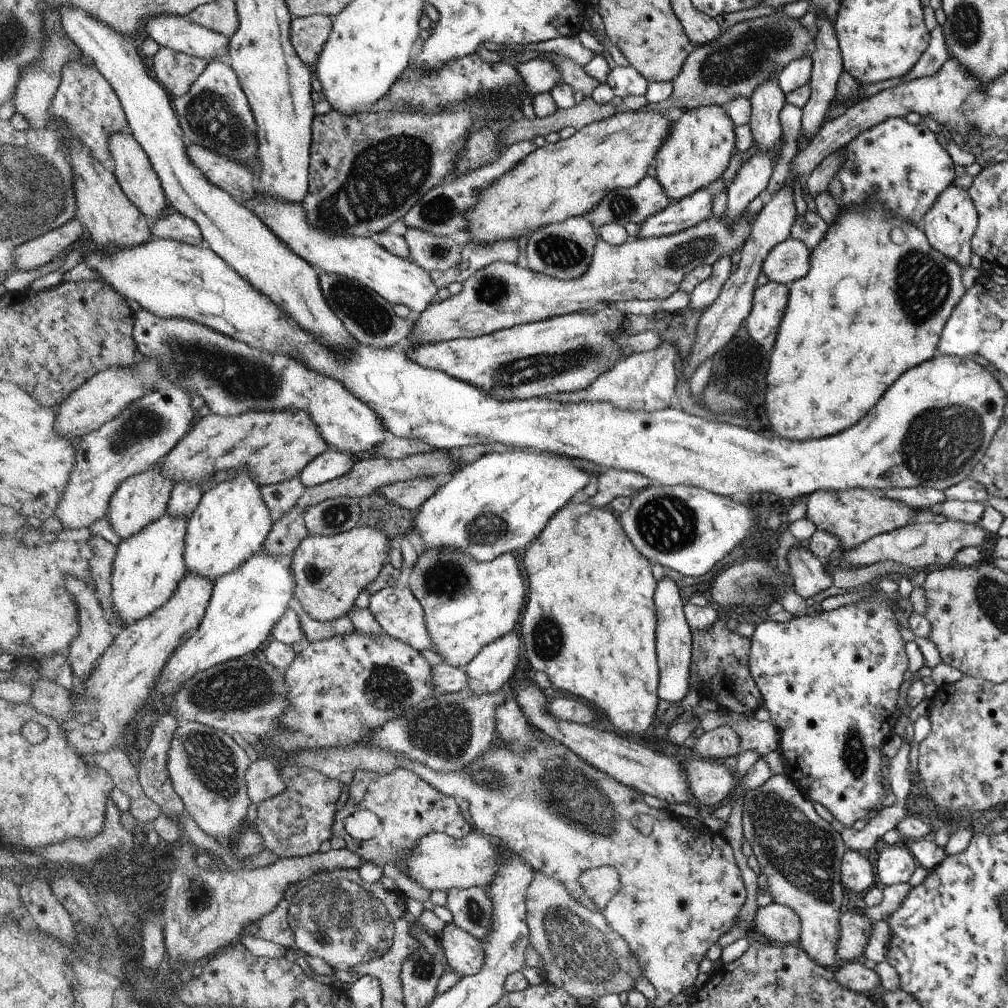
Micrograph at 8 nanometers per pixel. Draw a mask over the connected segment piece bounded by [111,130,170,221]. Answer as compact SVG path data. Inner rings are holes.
M132 130L114 133L111 136L111 151L117 164L115 173L126 194L140 207L140 210L144 211L144 214L147 214L148 218L153 221L161 219L170 202L163 185L163 178L160 178L159 171L155 169L152 159L149 158L148 151Z

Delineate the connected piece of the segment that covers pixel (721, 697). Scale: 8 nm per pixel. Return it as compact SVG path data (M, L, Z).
M727 618L718 620L703 631L692 631L692 664L690 665L690 690L698 688L701 698L709 698L718 704L724 714L754 716L752 712L761 706L759 687L748 672L750 639L726 627Z

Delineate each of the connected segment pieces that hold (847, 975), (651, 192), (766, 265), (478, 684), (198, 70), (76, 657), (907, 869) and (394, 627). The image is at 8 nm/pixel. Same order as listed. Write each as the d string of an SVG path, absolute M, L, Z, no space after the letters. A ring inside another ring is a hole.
M863 960L846 961L834 972L836 980L848 990L857 993L870 992L880 984L874 969L866 968Z
M648 175L636 186L614 190L584 217L599 228L608 223L618 223L624 227L628 222L643 223L674 202L659 179Z
M789 237L769 250L764 257L761 272L769 281L790 284L809 271L810 253L811 250L802 241Z
M520 631L492 641L464 667L467 688L473 695L493 693L512 680L520 658Z
M162 46L153 58L157 79L175 97L188 94L193 84L206 72L210 60Z
M70 577L68 588L79 604L80 622L82 625L80 636L72 643L70 650L68 650L68 656L72 662L76 677L85 683L85 680L94 673L95 664L99 664L99 658L103 657L103 654L108 652L111 646L115 644L118 632L107 619L105 608L94 585L88 584L88 582L78 577Z
M900 843L878 846L880 855L876 860L876 876L878 885L883 888L890 885L908 883L916 870L916 862L906 848L900 848Z
M387 587L376 592L369 600L367 609L379 622L384 633L417 651L431 648L421 604L409 587Z

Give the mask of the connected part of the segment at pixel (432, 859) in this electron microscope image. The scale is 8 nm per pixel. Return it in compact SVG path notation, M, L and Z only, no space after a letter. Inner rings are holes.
M471 830L463 839L455 839L444 833L425 834L417 840L416 846L403 860L405 867L400 871L431 892L470 887L488 889L498 876L498 850L494 850L494 846L476 830Z

